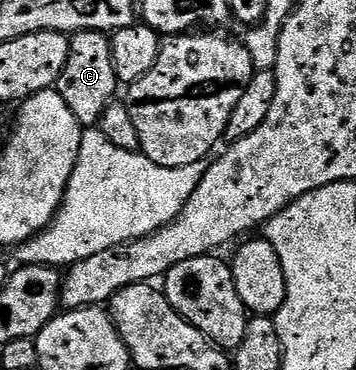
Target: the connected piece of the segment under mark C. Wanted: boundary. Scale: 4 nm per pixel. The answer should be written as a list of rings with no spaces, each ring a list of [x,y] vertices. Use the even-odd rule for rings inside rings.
[[[91,29],[73,34],[70,37],[68,63],[64,63],[64,71],[56,86],[58,93],[71,108],[72,115],[76,115],[83,127],[97,126],[106,108],[116,100],[117,93],[114,92],[117,89],[120,89],[120,82],[116,75],[110,37]]]

